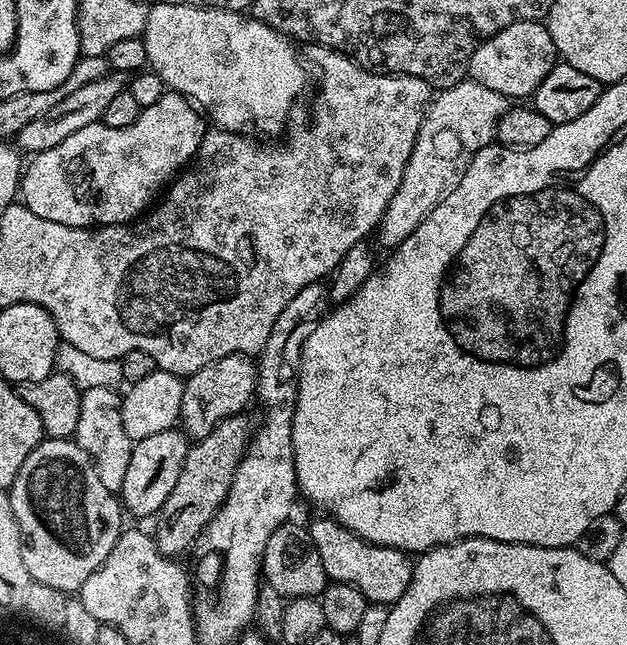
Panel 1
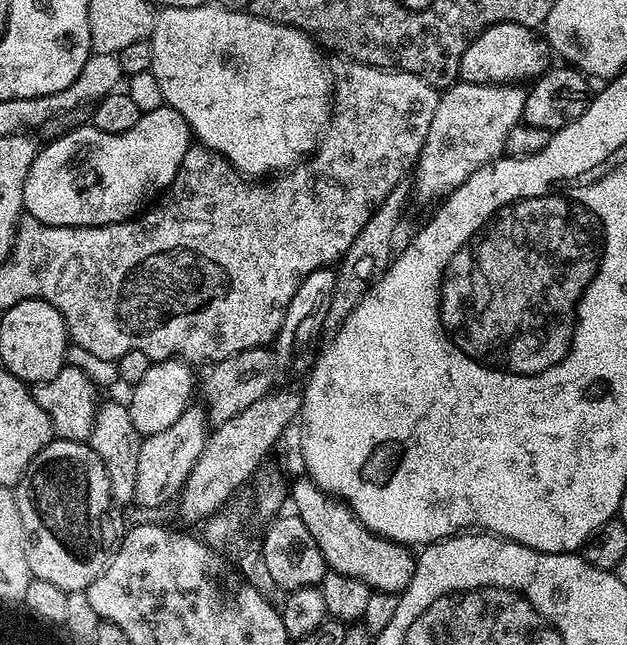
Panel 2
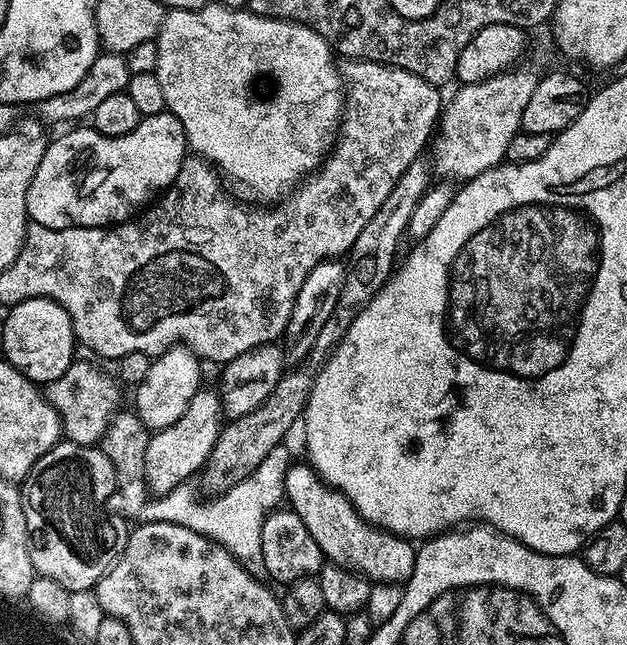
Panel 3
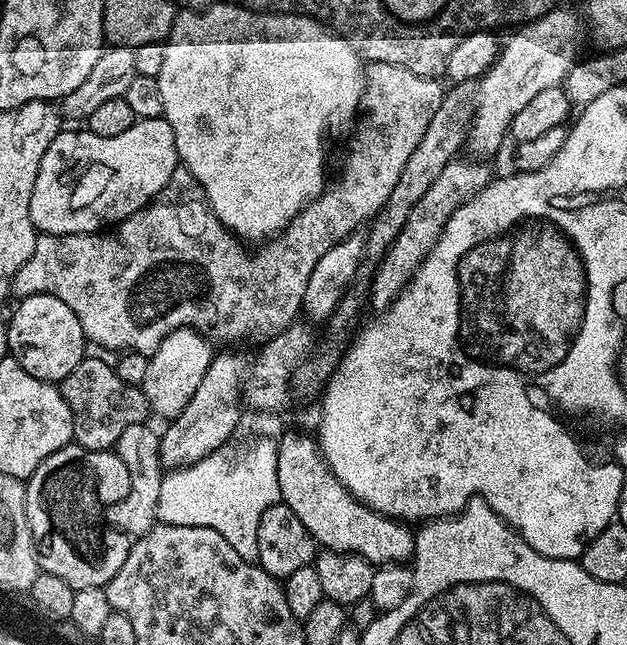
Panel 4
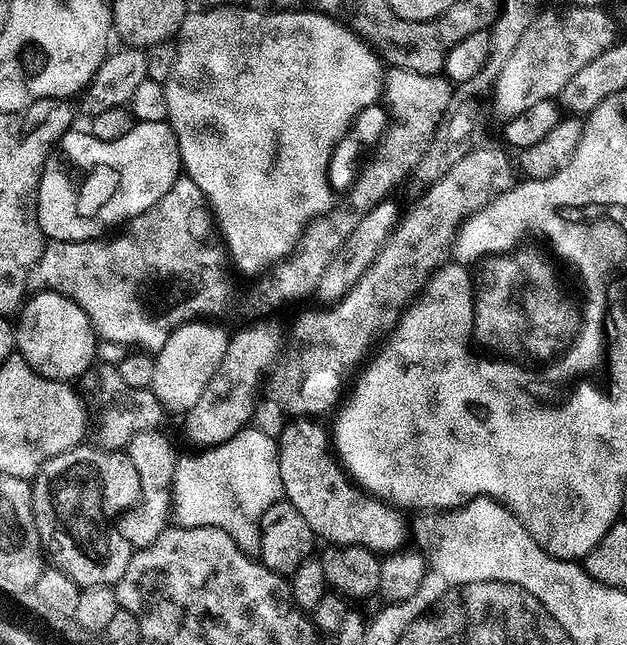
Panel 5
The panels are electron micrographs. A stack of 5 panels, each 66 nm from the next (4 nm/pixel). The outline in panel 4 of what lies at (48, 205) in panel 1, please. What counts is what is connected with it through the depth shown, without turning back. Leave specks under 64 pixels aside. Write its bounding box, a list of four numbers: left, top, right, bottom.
[30,120,178,236]

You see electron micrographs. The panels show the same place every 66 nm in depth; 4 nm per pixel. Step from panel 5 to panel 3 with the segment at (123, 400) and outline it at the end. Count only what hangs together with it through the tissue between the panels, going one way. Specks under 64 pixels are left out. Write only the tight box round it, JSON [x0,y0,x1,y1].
[46,358,121,445]

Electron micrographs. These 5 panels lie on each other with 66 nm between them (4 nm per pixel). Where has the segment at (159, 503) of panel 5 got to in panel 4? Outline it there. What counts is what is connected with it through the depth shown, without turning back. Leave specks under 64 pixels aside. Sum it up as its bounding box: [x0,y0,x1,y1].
[106,422,166,538]

